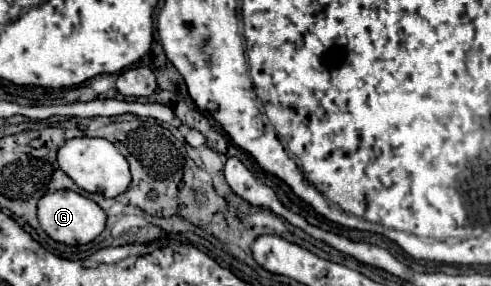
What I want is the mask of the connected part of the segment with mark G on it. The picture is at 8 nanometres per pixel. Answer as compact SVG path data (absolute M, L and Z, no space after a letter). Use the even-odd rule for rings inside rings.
M75 191L47 193L39 201L39 225L53 241L59 241L65 245L91 243L105 229L105 219L107 219L105 211L95 201L91 201L89 197L83 197Z

